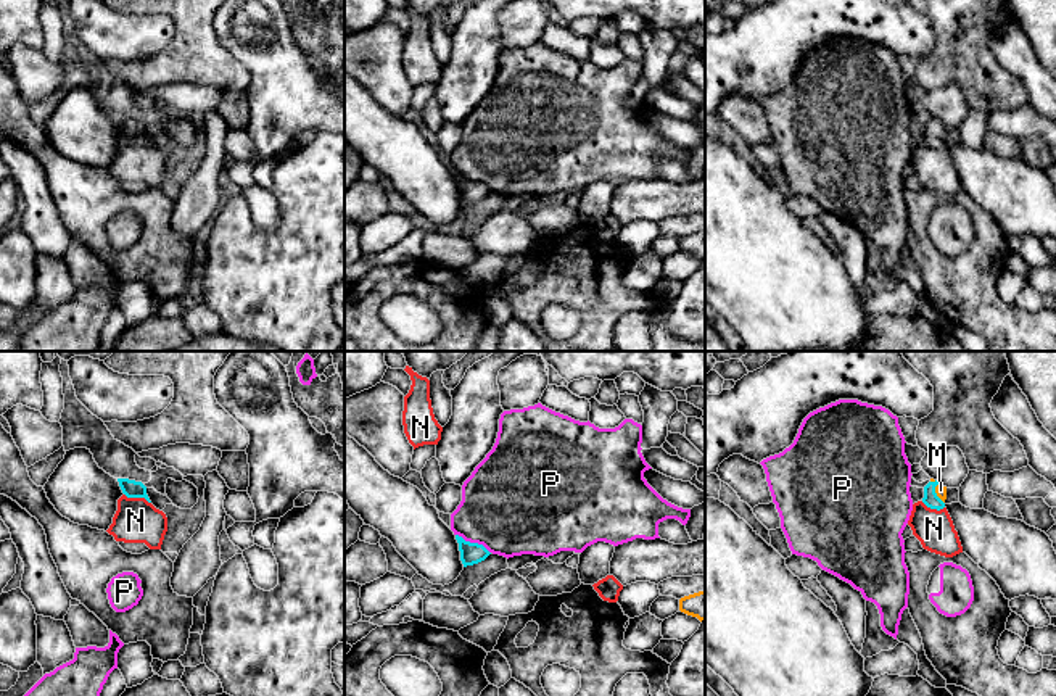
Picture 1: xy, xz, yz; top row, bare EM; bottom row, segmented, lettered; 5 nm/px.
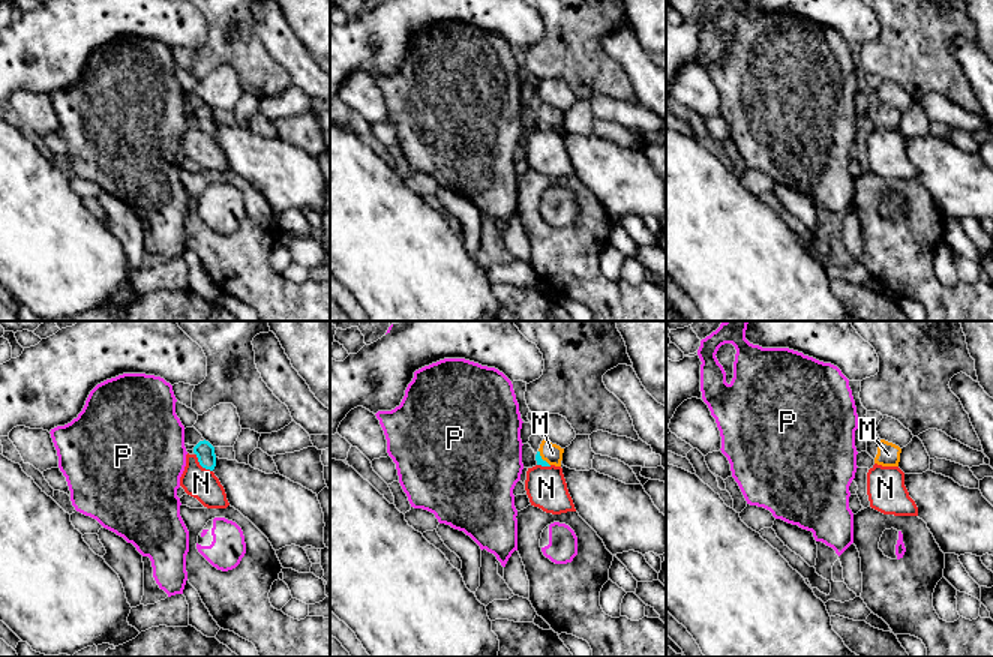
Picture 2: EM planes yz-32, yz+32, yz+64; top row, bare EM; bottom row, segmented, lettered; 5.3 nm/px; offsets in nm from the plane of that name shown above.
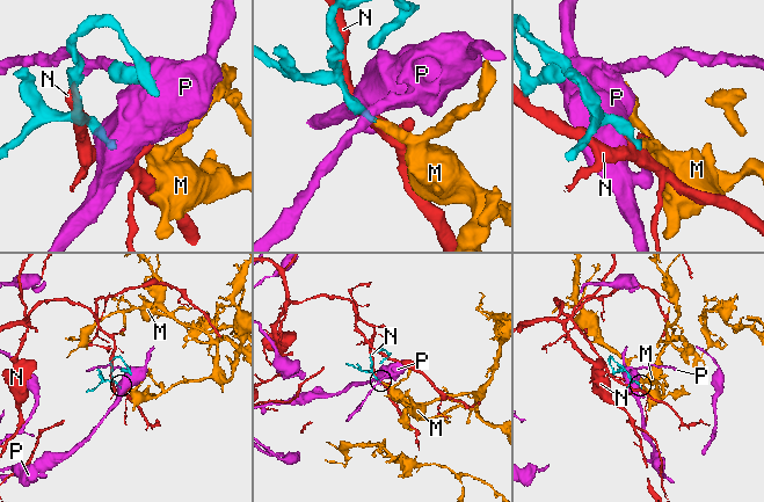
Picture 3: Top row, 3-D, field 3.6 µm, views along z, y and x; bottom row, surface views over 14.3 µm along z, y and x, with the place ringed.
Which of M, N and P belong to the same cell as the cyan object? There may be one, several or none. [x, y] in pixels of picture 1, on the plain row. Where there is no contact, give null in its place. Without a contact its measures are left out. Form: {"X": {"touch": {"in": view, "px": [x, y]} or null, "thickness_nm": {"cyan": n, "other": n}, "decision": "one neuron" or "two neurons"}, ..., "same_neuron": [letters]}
{"M": {"touch": {"in": "yz", "px": [936, 132]}, "thickness_nm": {"cyan": 80, "other": 60}, "decision": "one neuron"}, "N": {"touch": {"in": "xy", "px": [137, 136]}, "thickness_nm": {"cyan": 90, "other": 220}, "decision": "two neurons"}, "P": {"touch": {"in": "xz", "px": [474, 182]}, "thickness_nm": {"cyan": 110, "other": 460}, "decision": "two neurons"}, "same_neuron": ["M"]}

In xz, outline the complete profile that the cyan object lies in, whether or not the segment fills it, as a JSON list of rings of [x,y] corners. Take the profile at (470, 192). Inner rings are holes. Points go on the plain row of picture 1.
[[[456,174],[456,179],[459,182],[460,200],[464,206],[478,203],[491,193],[483,184],[465,180],[459,174]]]

